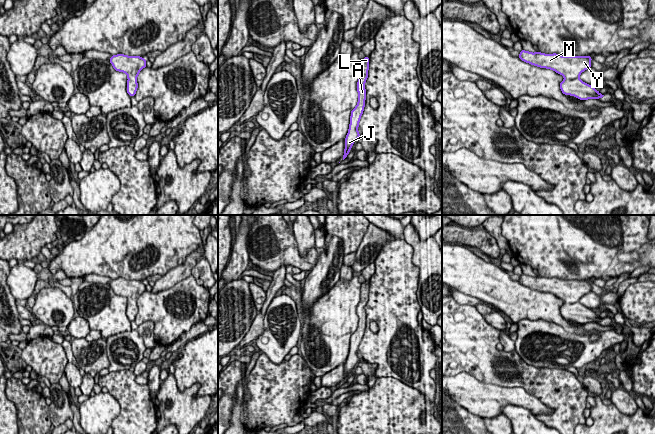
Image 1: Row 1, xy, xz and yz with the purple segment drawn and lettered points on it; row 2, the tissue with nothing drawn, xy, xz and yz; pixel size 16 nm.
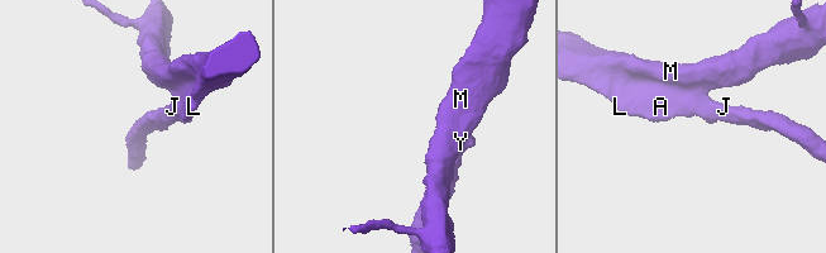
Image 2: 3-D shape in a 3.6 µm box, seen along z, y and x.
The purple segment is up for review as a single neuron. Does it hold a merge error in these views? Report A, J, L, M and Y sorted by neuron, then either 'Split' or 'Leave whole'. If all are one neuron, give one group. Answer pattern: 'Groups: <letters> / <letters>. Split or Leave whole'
Groups: A J L M Y. Leave whole

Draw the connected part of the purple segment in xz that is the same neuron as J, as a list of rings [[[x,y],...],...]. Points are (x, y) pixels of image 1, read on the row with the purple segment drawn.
[[[365,57],[361,61],[361,68],[360,68],[360,78],[357,82],[357,92],[358,96],[358,103],[356,107],[351,111],[350,116],[350,124],[349,130],[345,138],[345,149],[343,160],[349,154],[352,145],[354,144],[355,140],[360,138],[360,134],[358,132],[359,121],[361,119],[361,115],[363,114],[364,107],[365,107],[365,100],[366,100],[366,89],[365,89],[365,82],[368,78],[368,70],[369,70],[369,57]]]

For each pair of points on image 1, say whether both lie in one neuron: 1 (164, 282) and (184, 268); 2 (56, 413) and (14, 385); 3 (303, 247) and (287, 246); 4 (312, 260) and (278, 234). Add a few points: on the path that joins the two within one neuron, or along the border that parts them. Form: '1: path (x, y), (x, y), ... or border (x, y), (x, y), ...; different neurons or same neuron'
1: path (169, 280), (179, 273); same neuron
2: border (48, 405), (52, 423); different neurons
3: border (292, 232), (298, 251), (305, 256); different neurons
4: path (303, 260), (300, 260), (283, 243); same neuron

